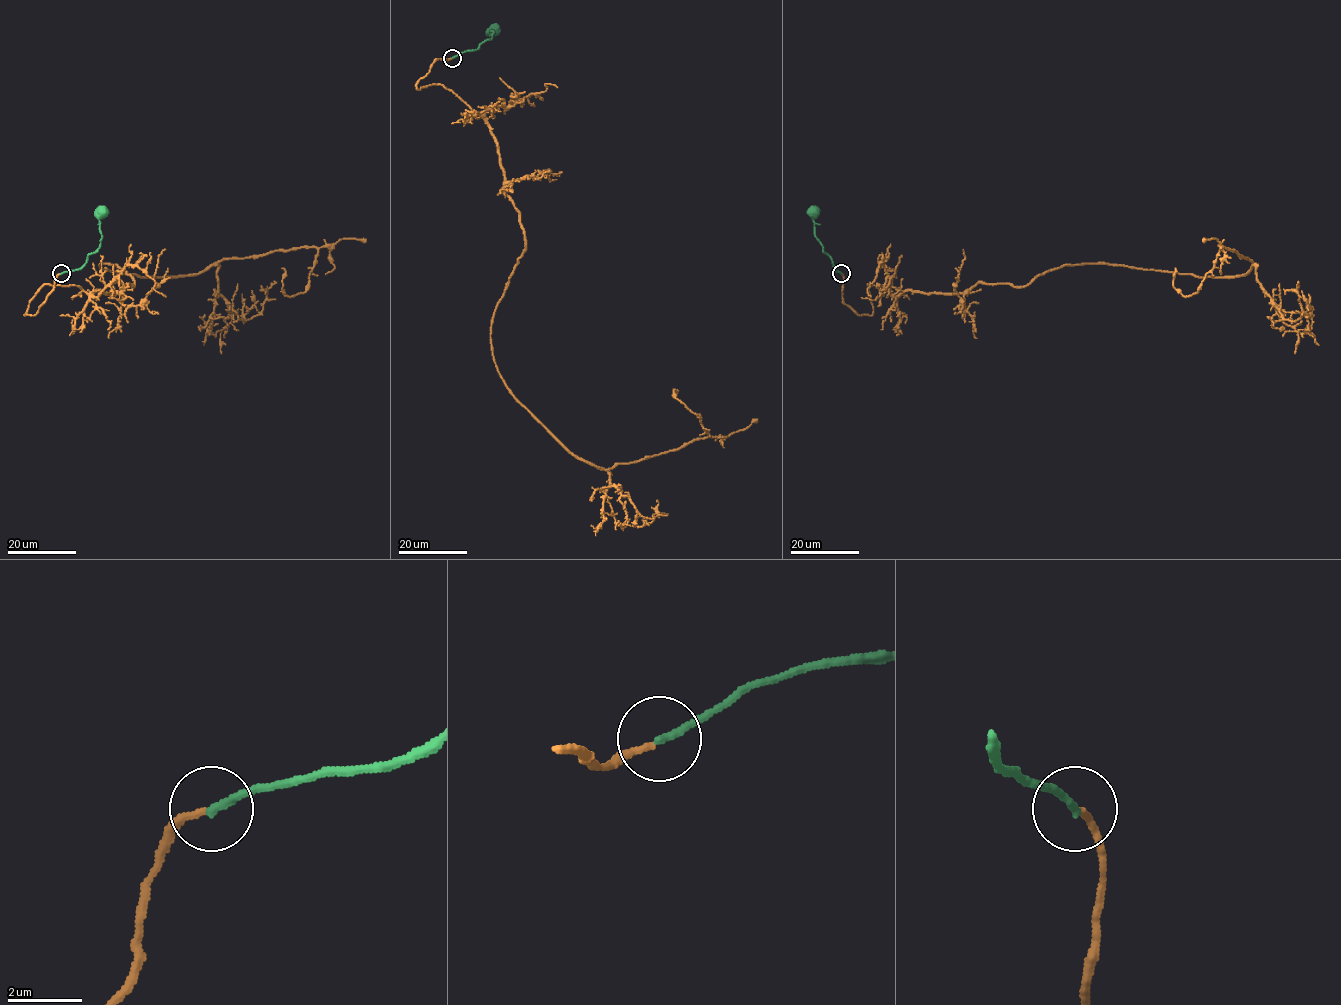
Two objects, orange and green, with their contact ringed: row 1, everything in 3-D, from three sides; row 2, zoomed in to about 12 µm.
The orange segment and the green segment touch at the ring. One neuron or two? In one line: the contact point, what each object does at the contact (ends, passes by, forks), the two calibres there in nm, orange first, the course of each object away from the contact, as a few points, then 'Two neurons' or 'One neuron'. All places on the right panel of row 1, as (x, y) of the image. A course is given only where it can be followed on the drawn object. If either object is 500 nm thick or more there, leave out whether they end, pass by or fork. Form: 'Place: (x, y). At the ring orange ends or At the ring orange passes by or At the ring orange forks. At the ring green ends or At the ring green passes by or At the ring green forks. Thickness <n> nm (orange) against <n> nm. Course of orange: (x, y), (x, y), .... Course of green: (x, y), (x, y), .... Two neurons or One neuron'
Place: (841, 273). At the ring orange ends. At the ring green ends. Thickness 160 nm (orange) against 200 nm. Course of orange: (841, 273), (871, 315), (868, 284), (1252, 263), (1221, 247), (1187, 297), (1175, 268). Course of green: (841, 273), (834, 270), (814, 232), (815, 212). Two neurons

